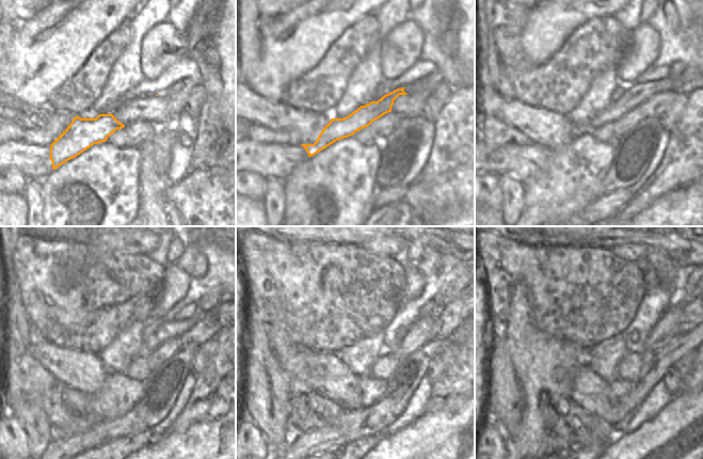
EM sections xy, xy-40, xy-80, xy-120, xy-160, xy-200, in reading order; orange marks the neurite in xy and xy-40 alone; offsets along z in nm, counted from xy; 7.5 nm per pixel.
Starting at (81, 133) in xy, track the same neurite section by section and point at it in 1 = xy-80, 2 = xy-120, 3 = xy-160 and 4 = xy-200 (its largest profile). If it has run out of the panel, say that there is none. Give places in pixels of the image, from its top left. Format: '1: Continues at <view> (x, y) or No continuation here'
1: Continues at xy-80 (633, 97)
2: Continues at xy-120 (168, 330)
3: Continues at xy-160 (452, 288)
4: Continues at xy-200 (691, 288).

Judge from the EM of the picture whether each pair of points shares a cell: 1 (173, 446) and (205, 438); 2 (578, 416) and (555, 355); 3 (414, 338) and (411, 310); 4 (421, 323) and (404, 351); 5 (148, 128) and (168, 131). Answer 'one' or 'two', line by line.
1: one
2: two
3: two
4: one
5: two

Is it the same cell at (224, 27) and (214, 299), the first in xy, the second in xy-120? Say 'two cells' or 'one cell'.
two cells

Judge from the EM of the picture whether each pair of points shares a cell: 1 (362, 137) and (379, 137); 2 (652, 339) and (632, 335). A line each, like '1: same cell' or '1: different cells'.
1: different cells
2: different cells

